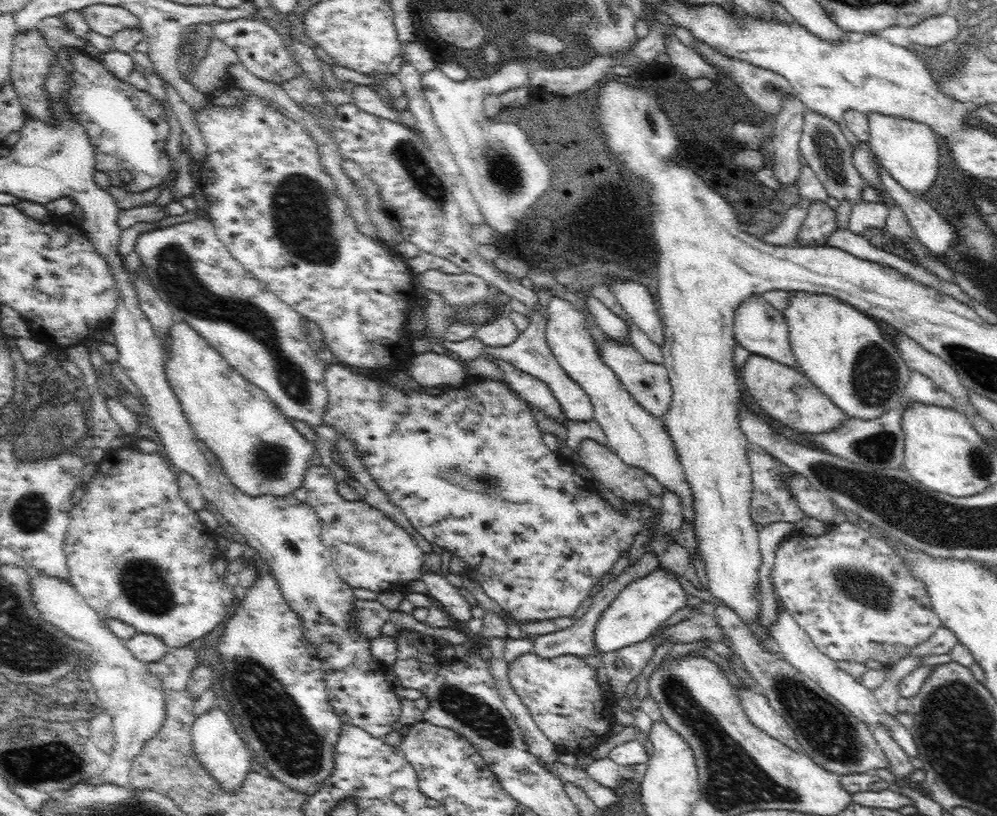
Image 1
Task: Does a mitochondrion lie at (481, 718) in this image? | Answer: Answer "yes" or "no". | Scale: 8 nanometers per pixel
yes

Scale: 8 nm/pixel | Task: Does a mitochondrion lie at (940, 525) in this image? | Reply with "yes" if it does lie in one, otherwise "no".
yes

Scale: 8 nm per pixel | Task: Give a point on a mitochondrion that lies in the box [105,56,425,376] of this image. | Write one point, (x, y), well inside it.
(304, 206)

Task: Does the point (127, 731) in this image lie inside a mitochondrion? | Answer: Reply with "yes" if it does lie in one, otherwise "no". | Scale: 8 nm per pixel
no

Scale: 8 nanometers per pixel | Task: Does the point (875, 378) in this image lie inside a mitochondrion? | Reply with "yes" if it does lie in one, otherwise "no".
yes

